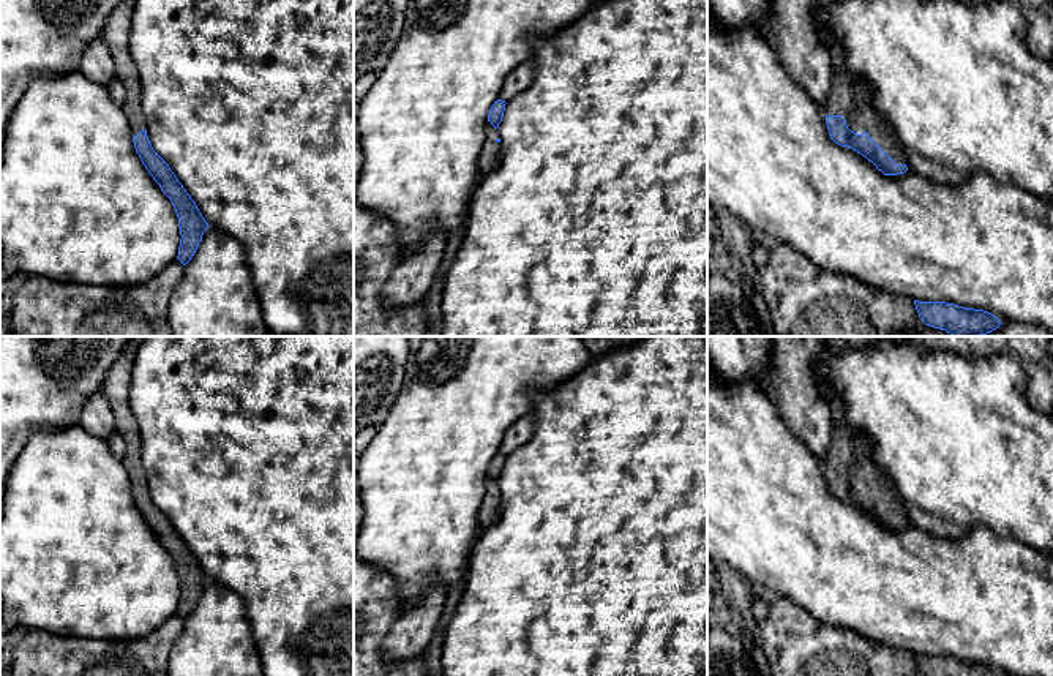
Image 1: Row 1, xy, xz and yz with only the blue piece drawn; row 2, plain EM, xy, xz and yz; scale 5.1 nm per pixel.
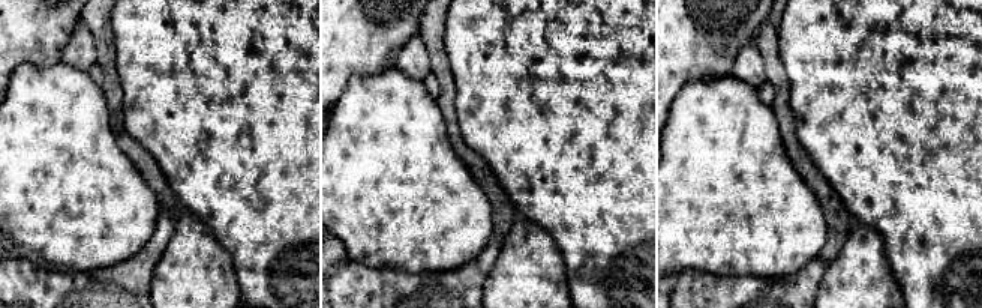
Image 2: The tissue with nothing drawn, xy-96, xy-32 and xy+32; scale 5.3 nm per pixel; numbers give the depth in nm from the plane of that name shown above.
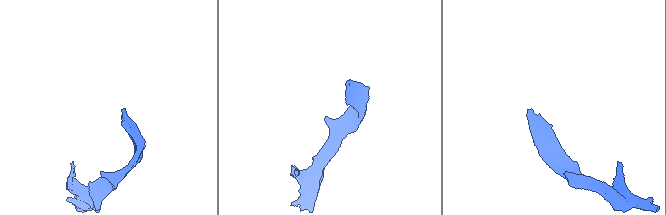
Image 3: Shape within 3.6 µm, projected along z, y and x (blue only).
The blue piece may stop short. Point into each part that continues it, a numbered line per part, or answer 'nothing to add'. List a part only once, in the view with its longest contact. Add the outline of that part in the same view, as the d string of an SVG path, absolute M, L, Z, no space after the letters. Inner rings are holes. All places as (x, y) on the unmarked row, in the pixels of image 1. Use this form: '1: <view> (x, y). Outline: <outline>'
1: yz (851, 452). Outline: M838 396L830 403L832 428L826 469L841 469L851 485L864 485L897 518L906 518L905 505L895 483L886 471L871 460L873 444L860 431L849 433L845 426L845 406Z

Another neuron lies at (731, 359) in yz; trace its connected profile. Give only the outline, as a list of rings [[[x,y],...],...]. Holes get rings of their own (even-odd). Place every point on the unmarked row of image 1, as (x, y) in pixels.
[[[707,336],[707,365],[717,379],[733,384],[751,377],[774,396],[770,351],[772,336]]]

